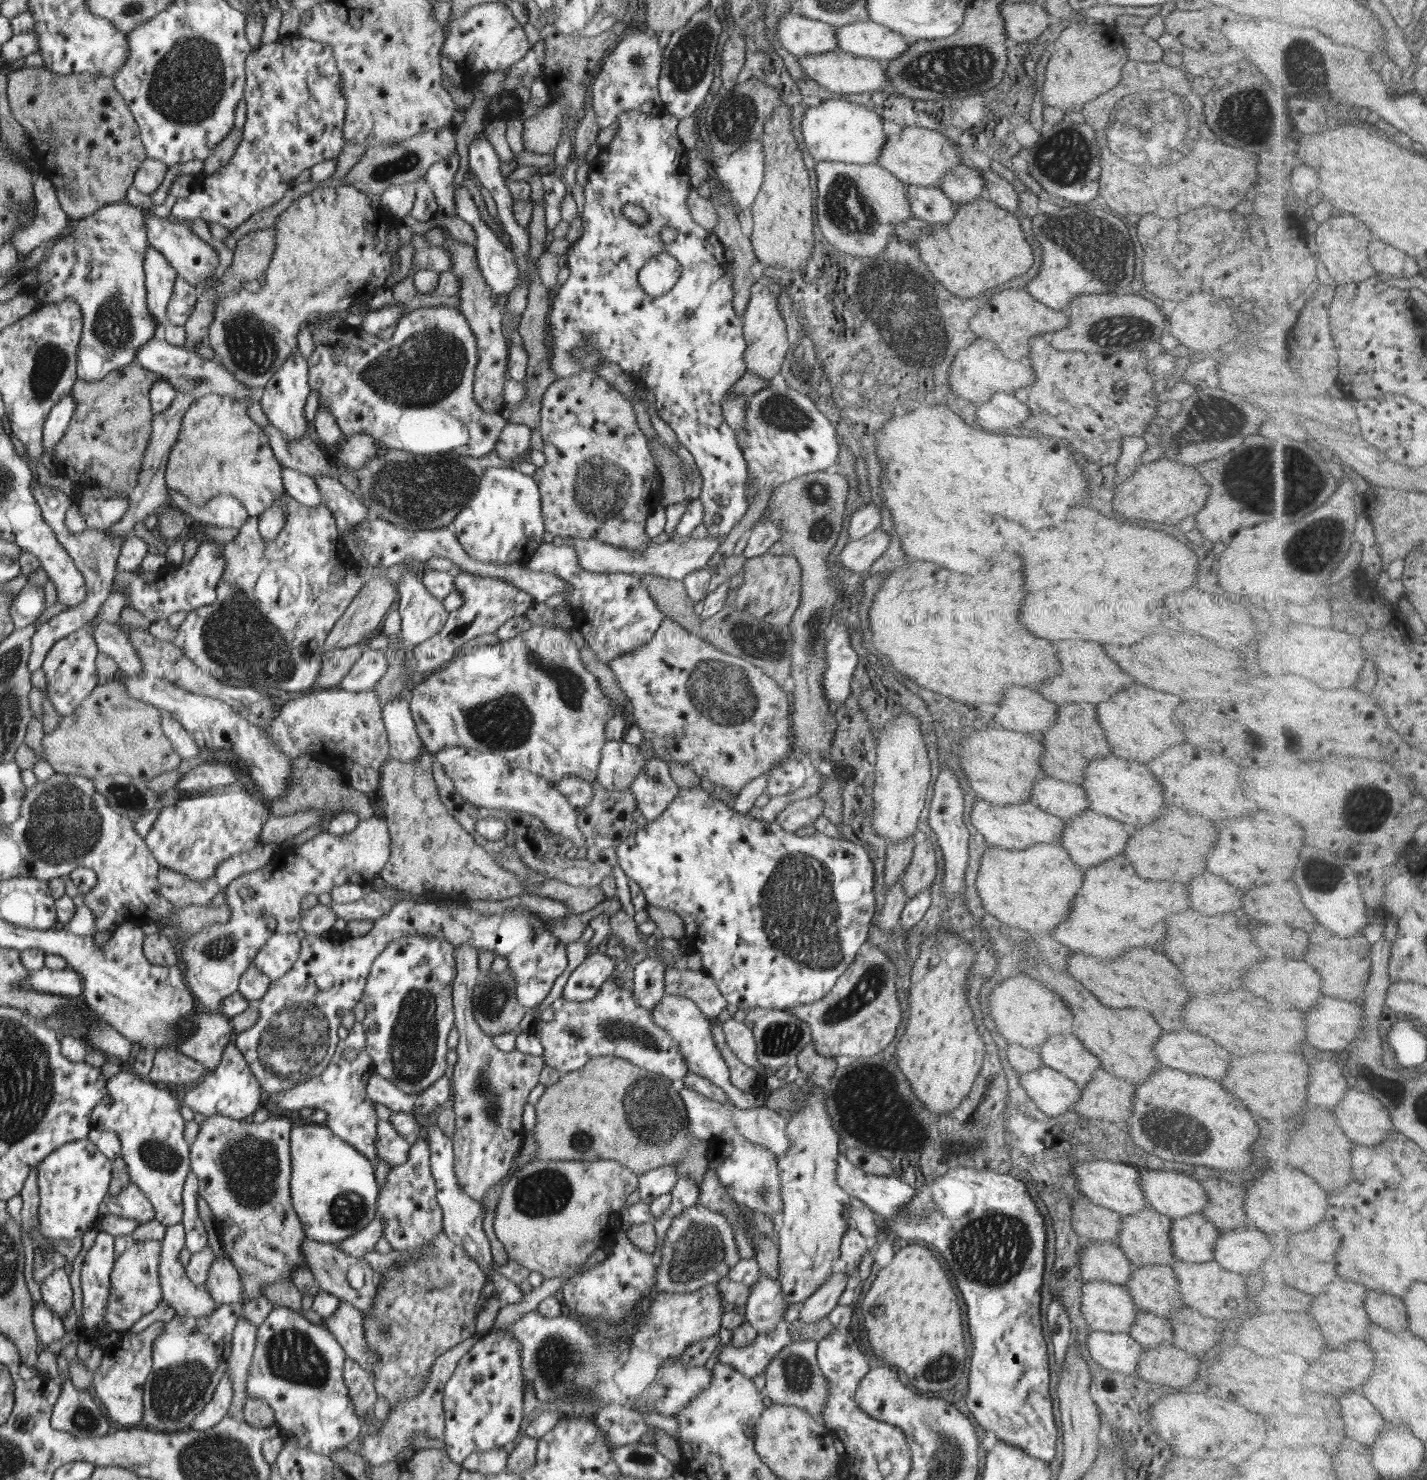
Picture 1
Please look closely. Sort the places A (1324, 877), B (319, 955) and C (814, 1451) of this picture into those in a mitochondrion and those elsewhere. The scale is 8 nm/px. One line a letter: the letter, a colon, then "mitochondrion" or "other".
A: mitochondrion
B: other
C: other

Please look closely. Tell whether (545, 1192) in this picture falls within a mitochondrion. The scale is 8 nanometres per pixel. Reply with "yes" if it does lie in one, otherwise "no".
yes

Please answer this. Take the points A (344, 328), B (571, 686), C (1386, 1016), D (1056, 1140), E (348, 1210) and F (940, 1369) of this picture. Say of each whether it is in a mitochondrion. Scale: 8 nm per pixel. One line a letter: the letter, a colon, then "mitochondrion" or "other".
A: other
B: mitochondrion
C: other
D: other
E: mitochondrion
F: mitochondrion

